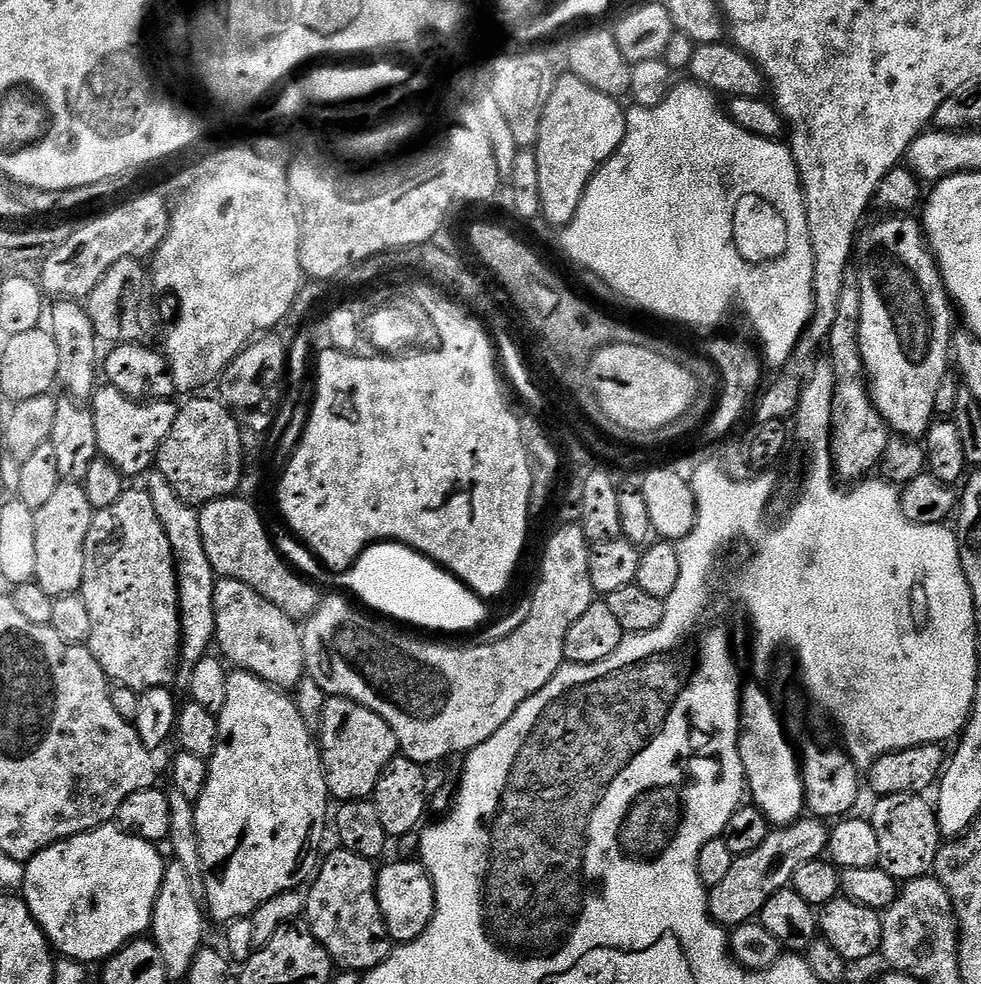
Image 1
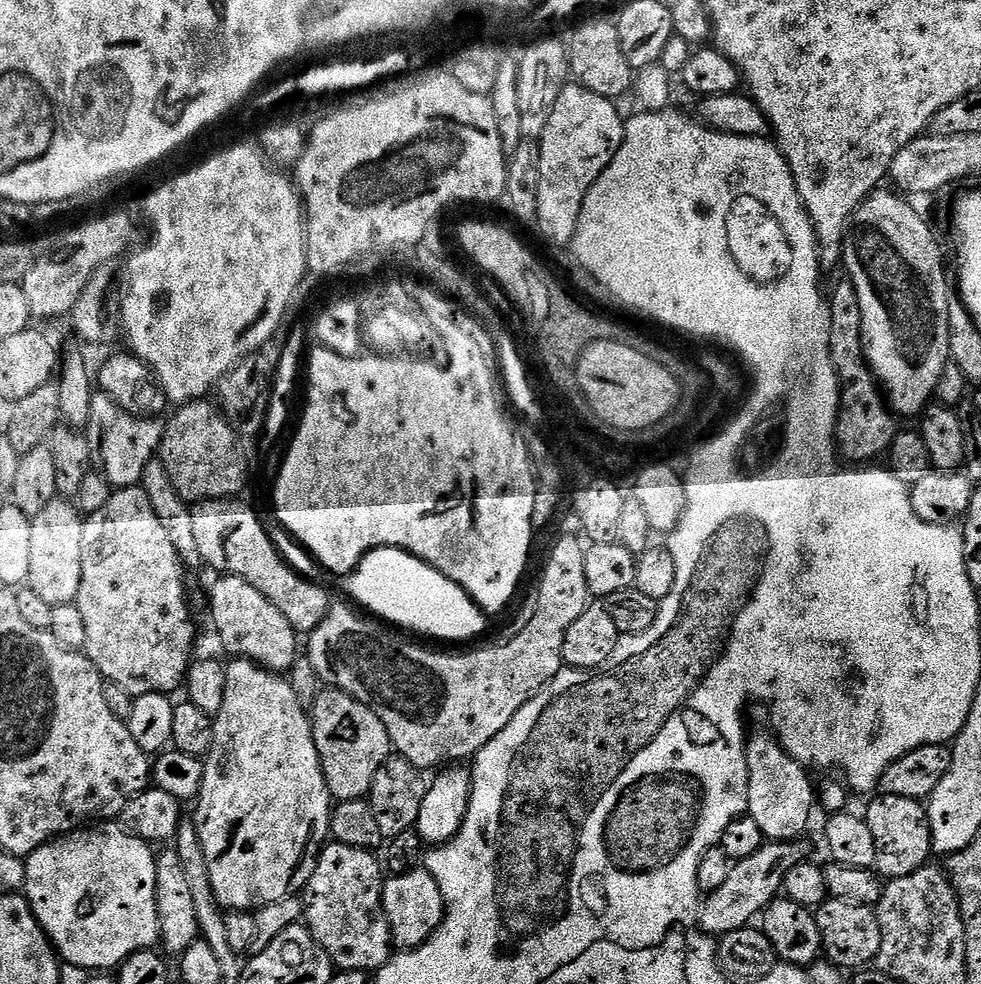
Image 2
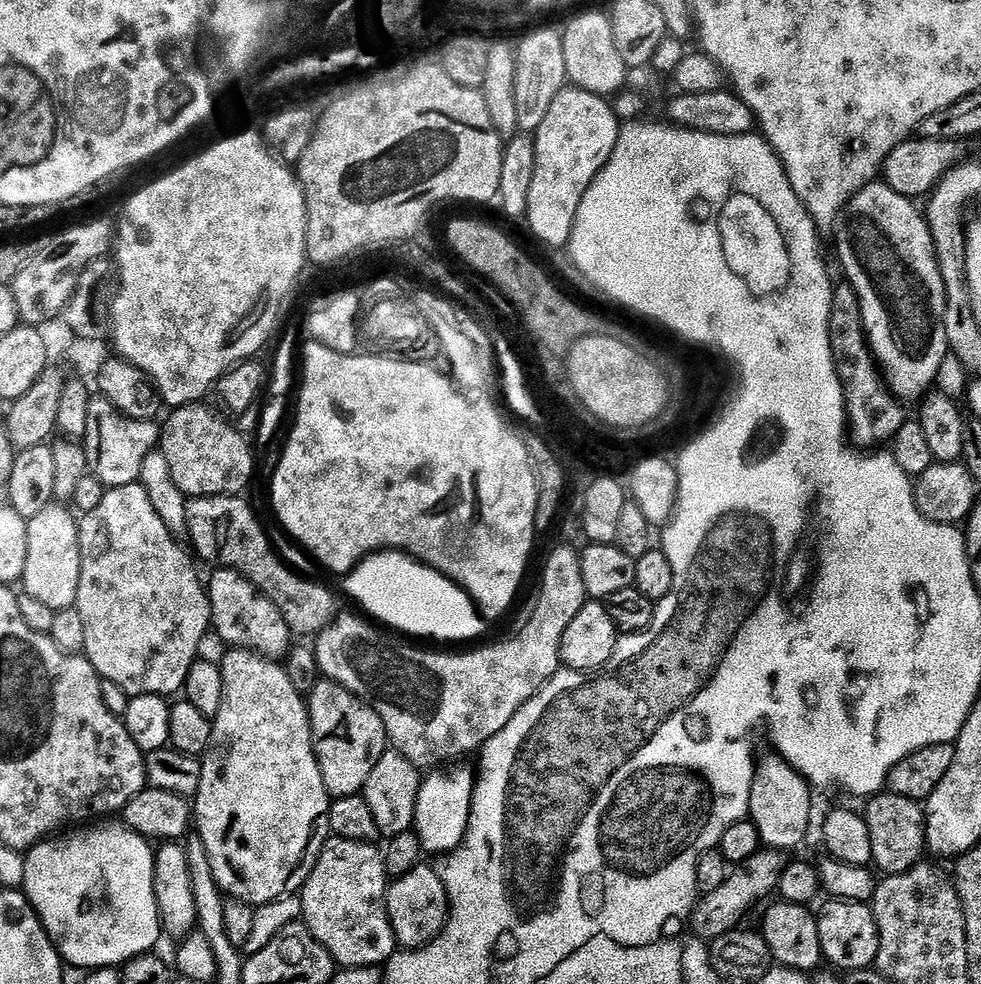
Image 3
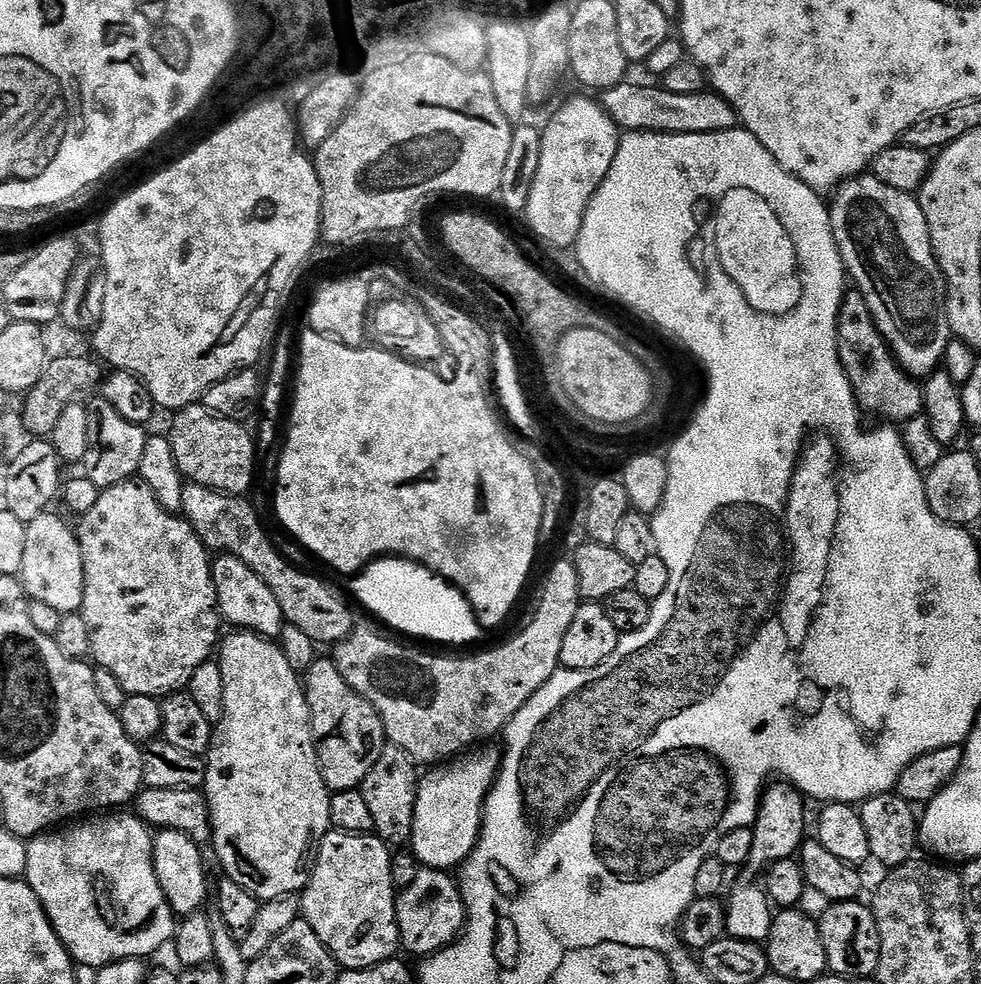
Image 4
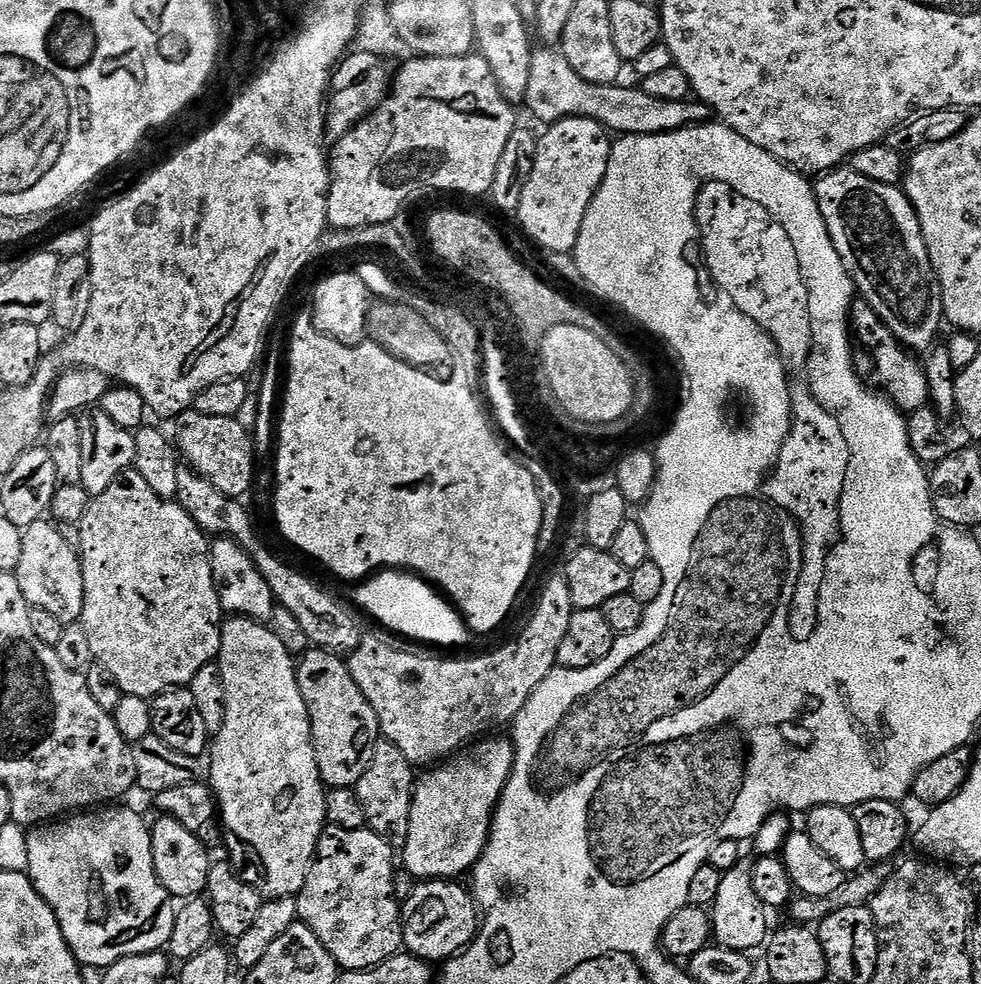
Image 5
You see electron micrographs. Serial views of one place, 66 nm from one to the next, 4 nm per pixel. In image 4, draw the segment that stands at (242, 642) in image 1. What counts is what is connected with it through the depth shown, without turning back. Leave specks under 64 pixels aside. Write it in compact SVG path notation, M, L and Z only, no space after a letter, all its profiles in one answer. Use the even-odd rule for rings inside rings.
M217 555L212 560L212 581L216 591L216 607L220 609L220 618L225 625L231 626L236 630L245 632L256 632L260 636L269 638L279 637L285 626L282 606L278 606L278 598L274 598L274 590L246 566L233 556Z

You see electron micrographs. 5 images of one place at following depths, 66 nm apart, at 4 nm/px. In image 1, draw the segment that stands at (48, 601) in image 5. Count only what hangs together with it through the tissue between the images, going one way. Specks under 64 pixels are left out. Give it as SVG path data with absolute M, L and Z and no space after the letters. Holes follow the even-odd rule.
M62 482L54 490L46 502L46 506L35 509L34 518L34 582L46 590L46 594L53 598L58 596L75 596L82 586L84 573L84 547L86 534L90 534L90 522L94 510L90 506L90 498L86 498L83 487L79 483Z

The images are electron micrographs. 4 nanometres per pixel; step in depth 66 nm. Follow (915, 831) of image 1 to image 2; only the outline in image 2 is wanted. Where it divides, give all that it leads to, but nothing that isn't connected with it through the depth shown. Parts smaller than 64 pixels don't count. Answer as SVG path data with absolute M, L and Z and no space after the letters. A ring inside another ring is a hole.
M876 794L871 797L866 811L870 835L874 837L875 871L881 877L893 880L925 867L933 859L931 828L927 807L919 800Z

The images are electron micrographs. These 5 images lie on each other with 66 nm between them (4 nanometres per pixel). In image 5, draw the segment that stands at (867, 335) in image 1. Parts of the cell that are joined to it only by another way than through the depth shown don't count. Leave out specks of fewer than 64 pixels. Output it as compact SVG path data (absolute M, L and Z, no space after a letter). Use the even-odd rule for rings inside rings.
M844 166L823 173L814 187L818 210L852 275L855 291L870 302L905 348L927 353L937 343L940 324L945 323L942 290L934 266L930 266L930 254L926 254L918 214L903 187L870 182Z

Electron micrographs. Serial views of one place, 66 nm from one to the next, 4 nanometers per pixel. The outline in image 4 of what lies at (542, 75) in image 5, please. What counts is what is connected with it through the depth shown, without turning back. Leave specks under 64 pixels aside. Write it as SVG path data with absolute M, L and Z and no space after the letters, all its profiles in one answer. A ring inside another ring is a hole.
M624 81L601 93L600 103L617 127L626 132L722 133L737 127L736 112L716 92L672 94L663 86L640 86Z

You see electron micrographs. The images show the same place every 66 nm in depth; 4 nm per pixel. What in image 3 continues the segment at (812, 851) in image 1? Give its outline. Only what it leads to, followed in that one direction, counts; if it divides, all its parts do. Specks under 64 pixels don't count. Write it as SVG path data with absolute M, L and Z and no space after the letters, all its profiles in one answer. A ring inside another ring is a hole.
M765 849L756 852L754 858L750 858L744 865L733 867L726 882L722 882L718 890L705 892L697 899L686 921L687 927L692 927L693 934L705 942L722 938L722 934L737 929L741 925L740 919L756 900L767 901L767 896L776 892L785 863L786 856L783 851Z

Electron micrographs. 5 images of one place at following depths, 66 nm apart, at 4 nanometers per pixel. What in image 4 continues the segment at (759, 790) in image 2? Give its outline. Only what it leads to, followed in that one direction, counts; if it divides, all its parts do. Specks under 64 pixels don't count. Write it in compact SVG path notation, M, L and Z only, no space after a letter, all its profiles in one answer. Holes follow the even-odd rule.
M771 785L762 795L756 821L752 827L754 841L753 849L750 850L750 858L737 873L736 882L734 880L728 890L730 896L725 903L725 933L734 940L759 944L767 941L774 908L767 893L757 882L758 877L774 862L795 857L807 835L804 808L806 802L803 795L791 785L781 785Z

